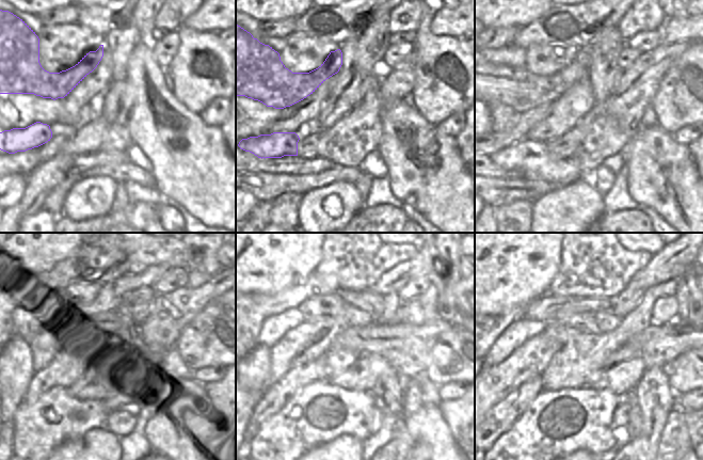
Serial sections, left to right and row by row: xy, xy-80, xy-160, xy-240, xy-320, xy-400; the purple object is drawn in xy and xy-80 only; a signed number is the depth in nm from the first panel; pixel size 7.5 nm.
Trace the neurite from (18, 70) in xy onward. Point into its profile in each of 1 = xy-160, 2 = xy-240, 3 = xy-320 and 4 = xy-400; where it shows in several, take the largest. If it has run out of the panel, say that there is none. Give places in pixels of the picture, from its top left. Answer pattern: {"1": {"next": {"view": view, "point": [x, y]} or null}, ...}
{"1": {"next": {"view": "xy-160", "point": [518, 88]}}, "2": {"next": {"view": "xy-240", "point": [50, 339]}}, "3": {"next": {"view": "xy-320", "point": [310, 339]}}, "4": {"next": {"view": "xy-400", "point": [529, 360]}}}

